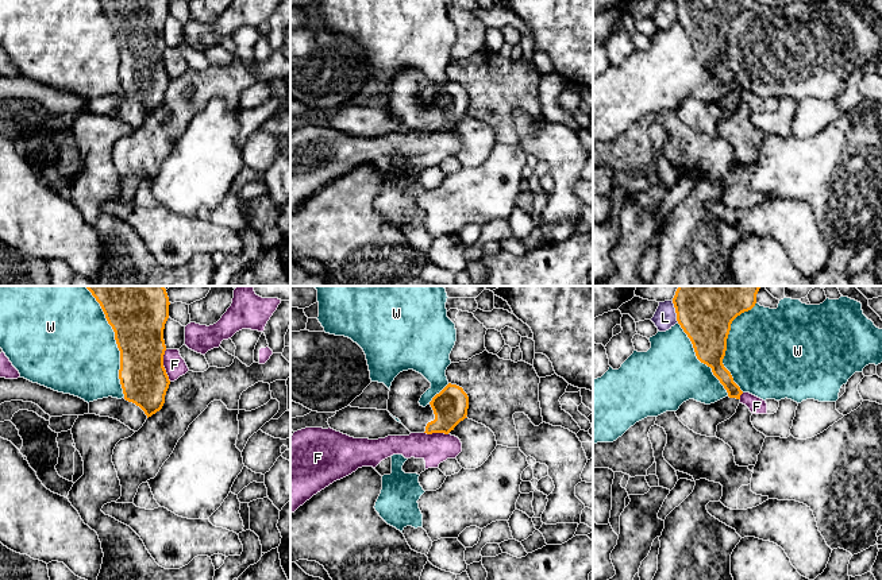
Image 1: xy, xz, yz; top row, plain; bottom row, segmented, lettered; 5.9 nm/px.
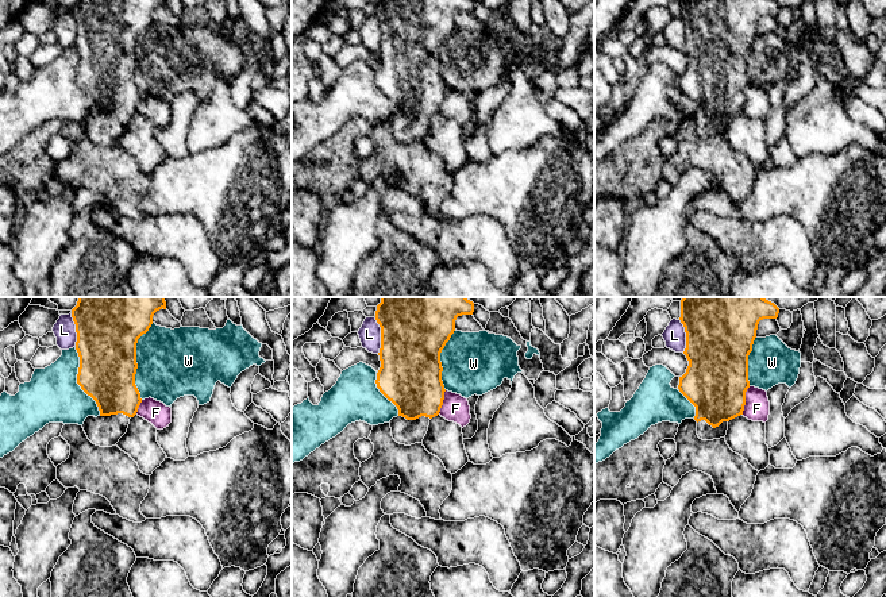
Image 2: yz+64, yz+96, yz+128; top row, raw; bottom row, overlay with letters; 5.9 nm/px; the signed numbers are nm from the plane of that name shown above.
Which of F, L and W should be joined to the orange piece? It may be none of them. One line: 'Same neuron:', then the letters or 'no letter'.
Same neuron: no letter

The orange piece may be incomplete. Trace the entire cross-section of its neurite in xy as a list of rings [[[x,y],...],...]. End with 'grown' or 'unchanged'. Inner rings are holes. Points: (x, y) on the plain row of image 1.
[[[99,0],[108,22],[115,30],[120,49],[119,77],[124,94],[103,96],[89,100],[89,112],[109,115],[138,129],[146,117],[159,109],[170,78],[163,65],[166,49],[163,38],[165,22],[169,16],[170,0]]]; grown

